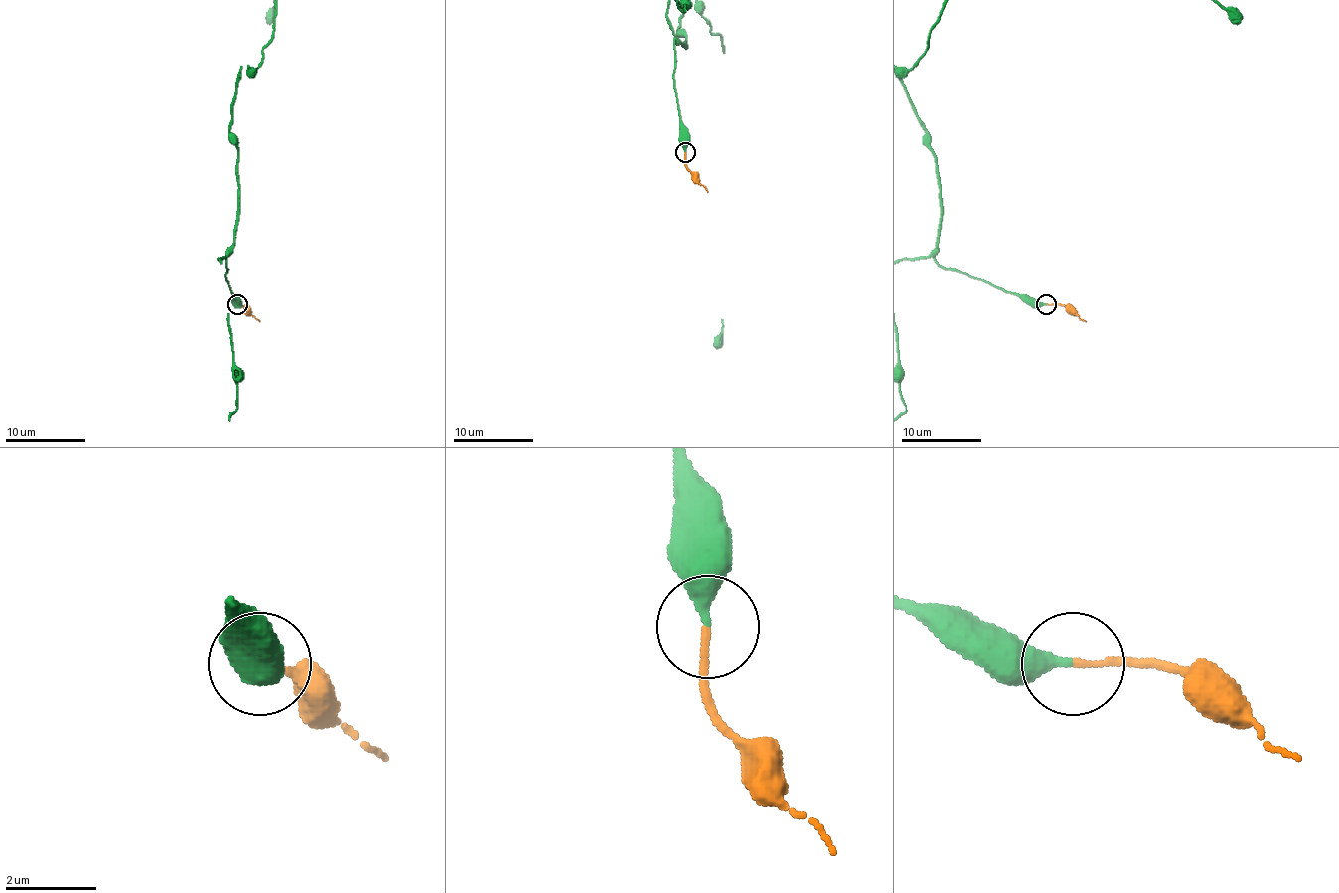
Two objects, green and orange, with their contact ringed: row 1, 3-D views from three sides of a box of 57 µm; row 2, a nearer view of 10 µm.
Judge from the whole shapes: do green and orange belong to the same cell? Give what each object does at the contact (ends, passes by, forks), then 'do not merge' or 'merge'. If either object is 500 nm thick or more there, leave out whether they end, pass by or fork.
green ends | orange ends | merge

